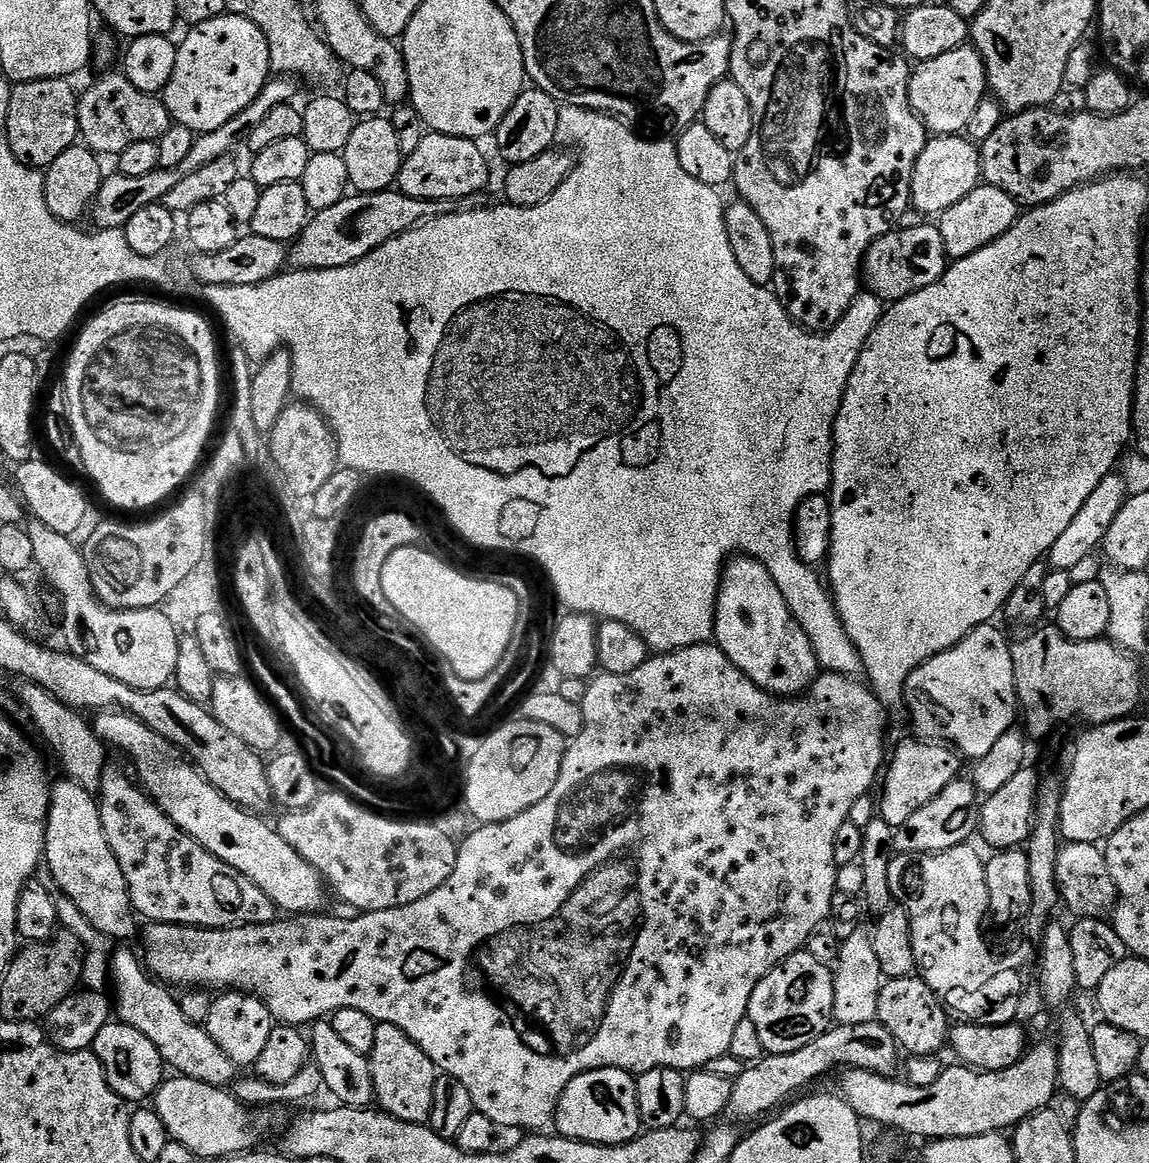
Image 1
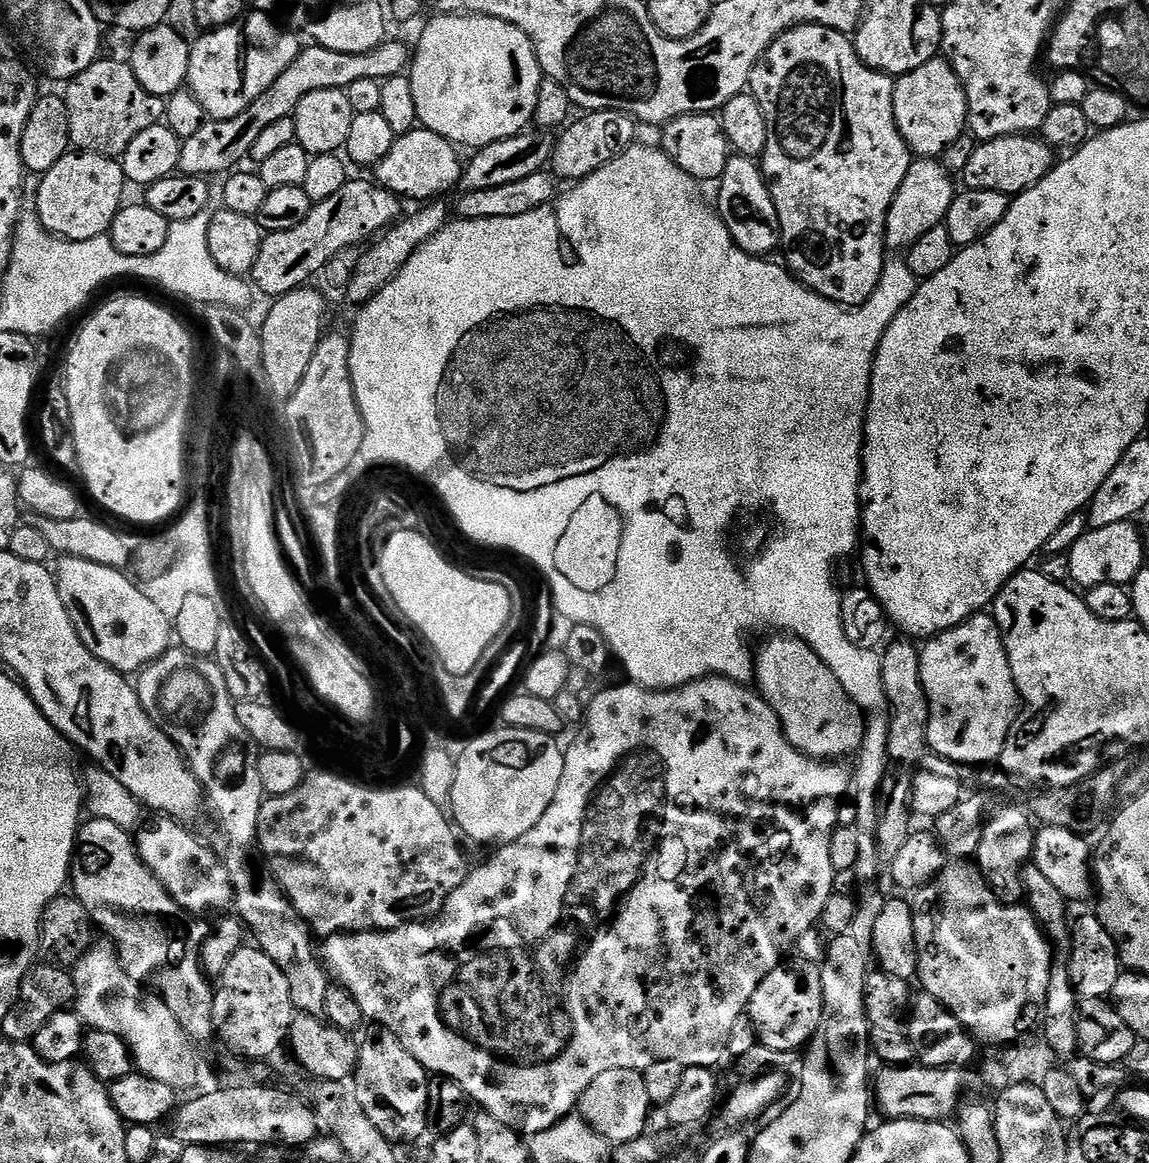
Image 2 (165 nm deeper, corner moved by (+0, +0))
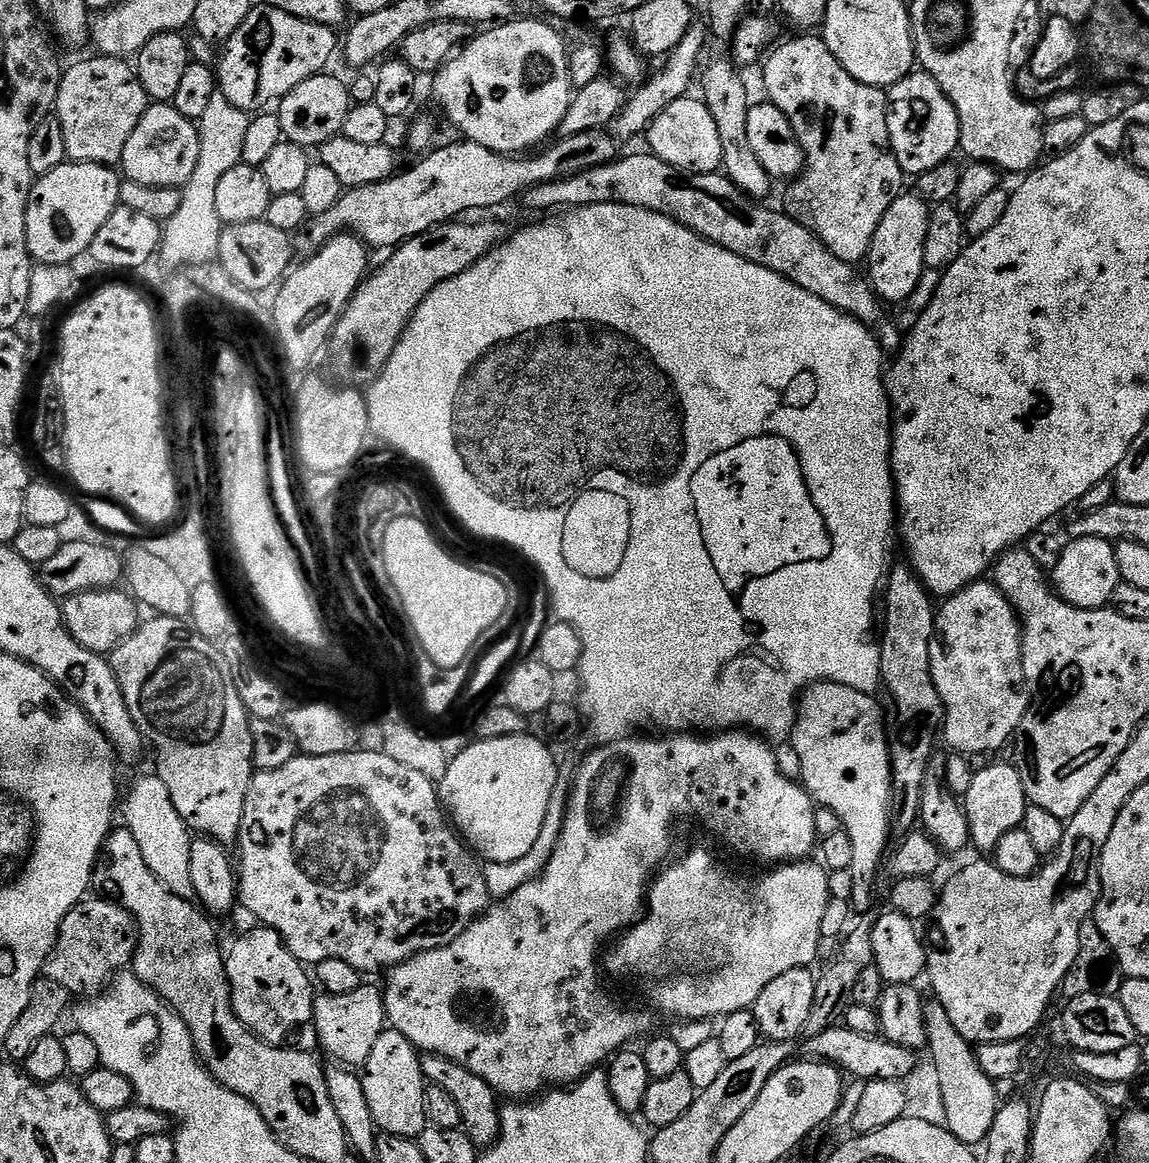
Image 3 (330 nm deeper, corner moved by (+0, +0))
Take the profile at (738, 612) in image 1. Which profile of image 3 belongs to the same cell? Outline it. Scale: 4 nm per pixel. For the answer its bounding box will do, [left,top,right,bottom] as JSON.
[790,680,893,886]

